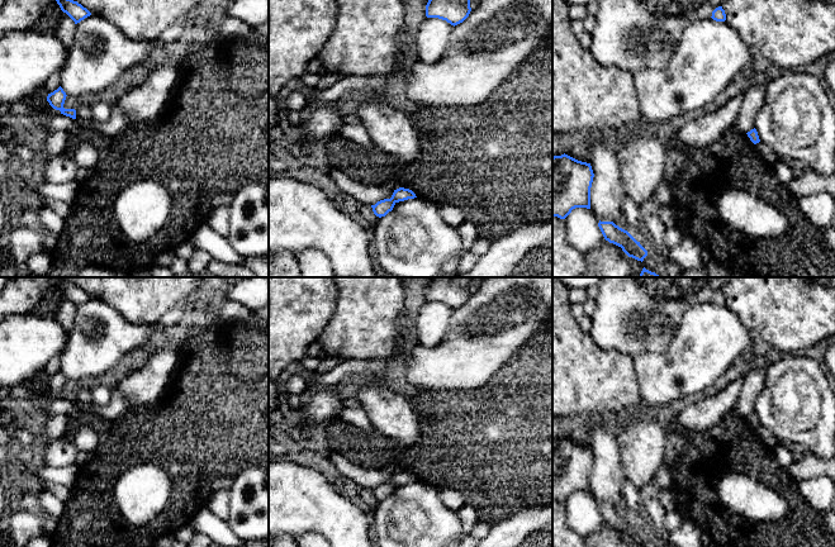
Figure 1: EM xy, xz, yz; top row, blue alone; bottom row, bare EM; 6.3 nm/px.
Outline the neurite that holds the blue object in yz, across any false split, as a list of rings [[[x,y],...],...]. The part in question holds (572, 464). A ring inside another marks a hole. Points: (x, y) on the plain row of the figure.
[[[568,438],[552,441],[552,500],[565,503],[573,493],[590,493],[590,447]]]

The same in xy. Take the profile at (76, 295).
[[[53,277],[53,284],[57,285],[61,294],[66,296],[75,305],[75,308],[91,299],[91,296],[81,287],[71,282],[67,282],[60,277]]]

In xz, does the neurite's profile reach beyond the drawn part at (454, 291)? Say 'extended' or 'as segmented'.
as segmented

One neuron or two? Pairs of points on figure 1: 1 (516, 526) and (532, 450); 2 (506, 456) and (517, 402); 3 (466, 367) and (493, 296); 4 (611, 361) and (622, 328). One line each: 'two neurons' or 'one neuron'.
1: two neurons
2: one neuron
3: one neuron
4: two neurons

